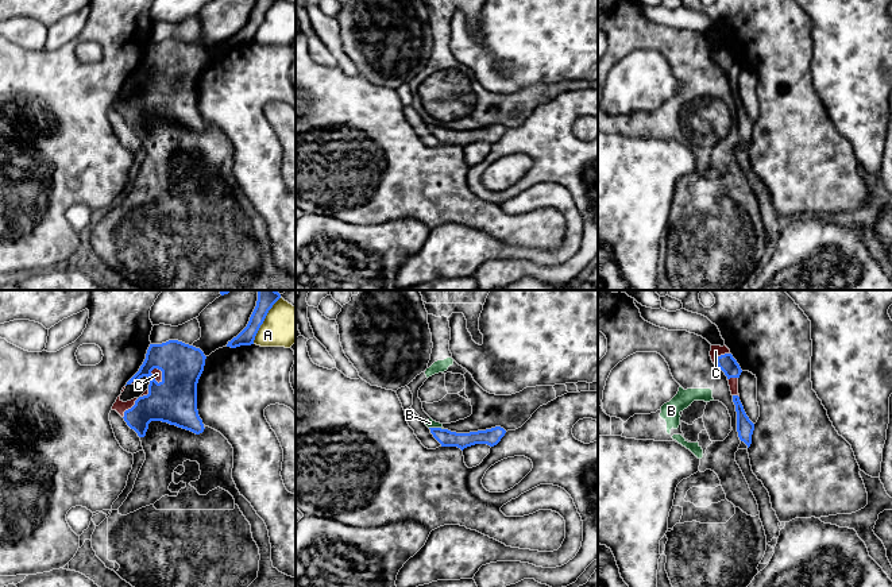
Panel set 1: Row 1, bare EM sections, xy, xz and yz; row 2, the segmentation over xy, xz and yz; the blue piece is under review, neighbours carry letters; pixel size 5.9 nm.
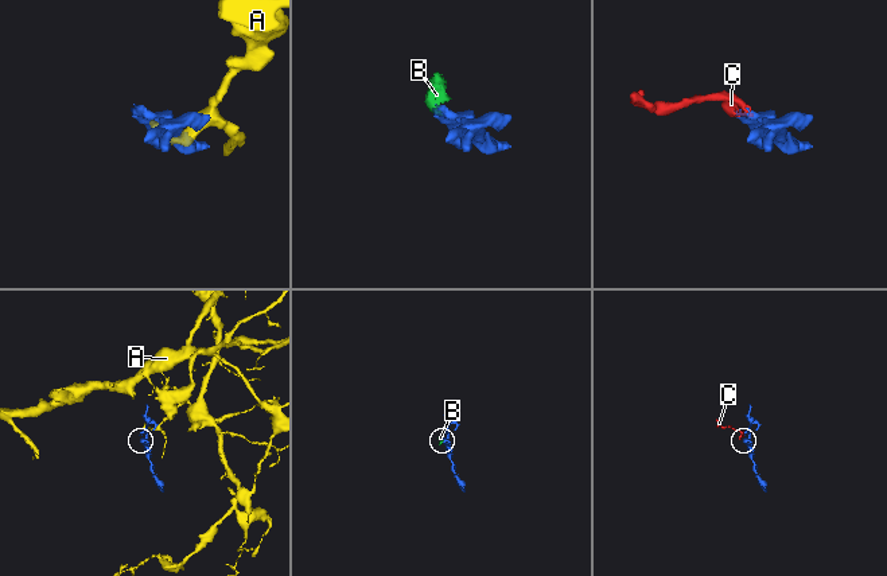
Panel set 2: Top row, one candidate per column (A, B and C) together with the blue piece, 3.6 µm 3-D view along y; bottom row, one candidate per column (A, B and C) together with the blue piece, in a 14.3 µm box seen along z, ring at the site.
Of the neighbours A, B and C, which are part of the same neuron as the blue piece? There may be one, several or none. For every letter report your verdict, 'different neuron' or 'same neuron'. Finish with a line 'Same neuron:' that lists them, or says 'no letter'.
A: different neuron
B: different neuron
C: same neuron
Same neuron: C

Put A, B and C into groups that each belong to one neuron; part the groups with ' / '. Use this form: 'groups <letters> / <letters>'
groups A / B / C

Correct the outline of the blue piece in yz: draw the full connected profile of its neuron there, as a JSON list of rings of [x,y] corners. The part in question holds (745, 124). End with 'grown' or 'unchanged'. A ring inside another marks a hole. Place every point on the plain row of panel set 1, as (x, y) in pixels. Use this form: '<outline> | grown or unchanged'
[[[711,43],[710,54],[711,54],[713,61],[715,63],[718,63],[727,74],[730,89],[733,93],[733,100],[735,103],[735,109],[737,109],[738,135],[749,146],[752,142],[752,132],[754,128],[754,121],[746,113],[744,104],[740,99],[738,76],[740,76],[742,67],[726,43],[723,43],[723,45]]] | grown

